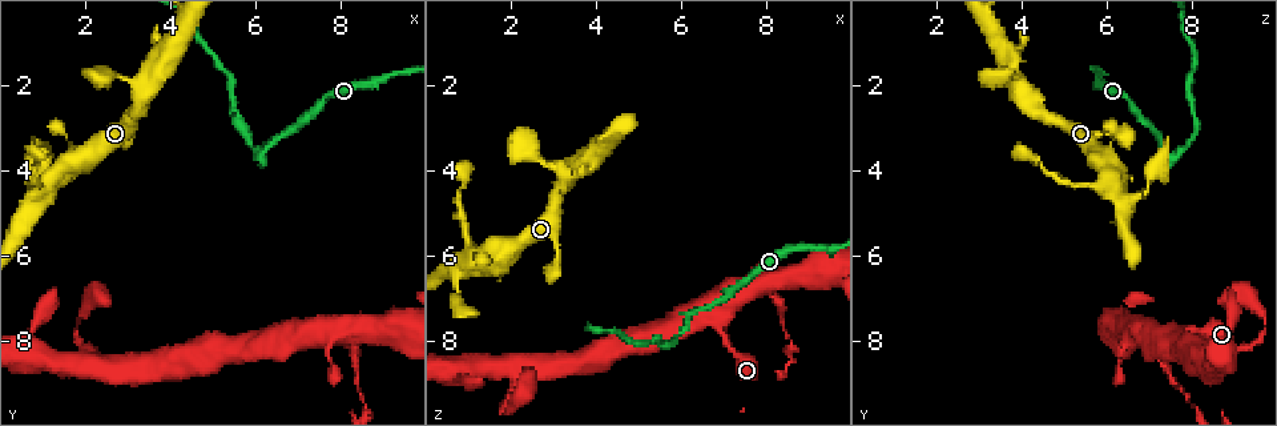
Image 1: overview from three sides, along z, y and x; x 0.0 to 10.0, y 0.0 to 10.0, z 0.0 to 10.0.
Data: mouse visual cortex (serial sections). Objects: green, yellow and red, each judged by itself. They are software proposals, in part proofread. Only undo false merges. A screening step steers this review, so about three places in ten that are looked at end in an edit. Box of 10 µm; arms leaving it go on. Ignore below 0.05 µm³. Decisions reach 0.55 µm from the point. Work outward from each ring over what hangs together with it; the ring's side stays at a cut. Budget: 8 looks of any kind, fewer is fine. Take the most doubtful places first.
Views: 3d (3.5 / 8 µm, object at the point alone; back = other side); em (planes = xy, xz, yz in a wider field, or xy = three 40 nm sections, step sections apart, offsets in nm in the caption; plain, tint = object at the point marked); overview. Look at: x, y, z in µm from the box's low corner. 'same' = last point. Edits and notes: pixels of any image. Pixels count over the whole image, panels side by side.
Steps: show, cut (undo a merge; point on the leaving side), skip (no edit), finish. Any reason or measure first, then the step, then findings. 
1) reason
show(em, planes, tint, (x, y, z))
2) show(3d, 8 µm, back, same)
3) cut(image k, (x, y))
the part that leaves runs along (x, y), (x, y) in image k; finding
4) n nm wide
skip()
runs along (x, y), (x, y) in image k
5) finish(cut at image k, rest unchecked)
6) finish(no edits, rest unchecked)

small branch off a trunk
show(3d, 3.5 µm, (8.05, 8.05, 6.80))

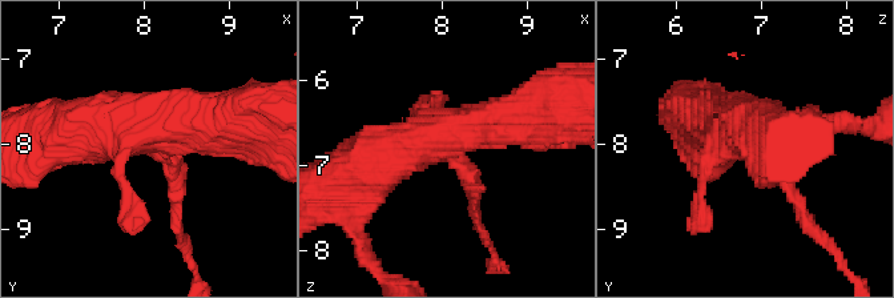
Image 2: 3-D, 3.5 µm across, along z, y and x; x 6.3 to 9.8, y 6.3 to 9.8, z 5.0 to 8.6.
show(em, xy, step 5, tint, (8.05, 8.05, 6.90))

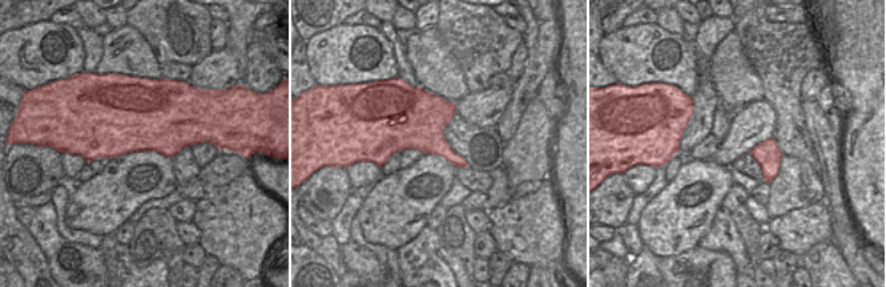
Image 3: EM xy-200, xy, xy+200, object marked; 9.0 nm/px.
another direction
show(em, xy, step 1, tint, same)

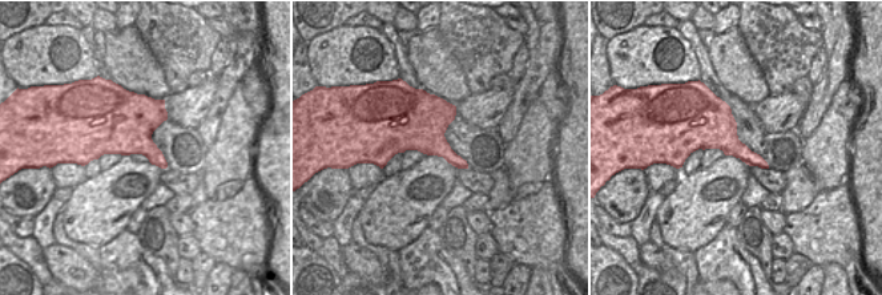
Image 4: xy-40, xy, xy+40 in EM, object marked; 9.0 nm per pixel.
cut(image 2, (172, 186))
a second cell is stuck on

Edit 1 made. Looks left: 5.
sharp bend
show(3d, 3.5 µm, (6.20, 3.65, 7.45))

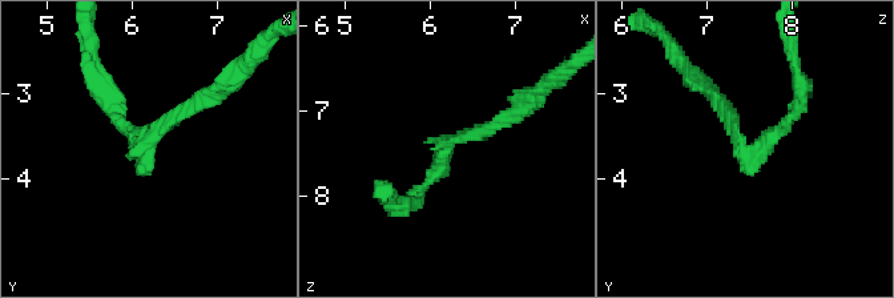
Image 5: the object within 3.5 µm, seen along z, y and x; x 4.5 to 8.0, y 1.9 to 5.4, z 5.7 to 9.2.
arms of 150, 200 nm; now the EM
show(em, xy, step 5, tint, (6.15, 3.65, 7.50))

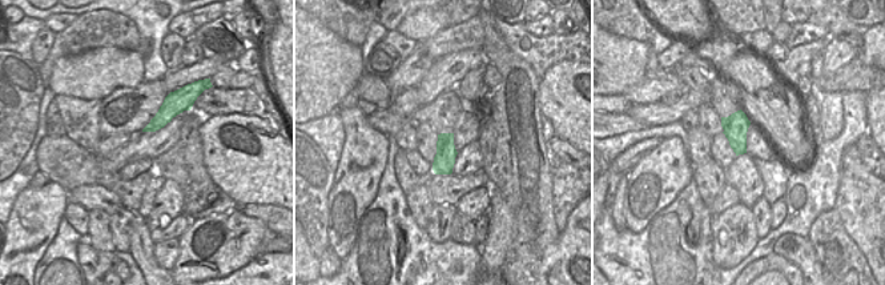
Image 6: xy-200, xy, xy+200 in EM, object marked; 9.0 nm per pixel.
cut(image 5, (119, 121))
two cells meet here

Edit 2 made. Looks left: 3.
sharp bend
show(3d, 8 µm, (1.80, 3.80, 5.95))

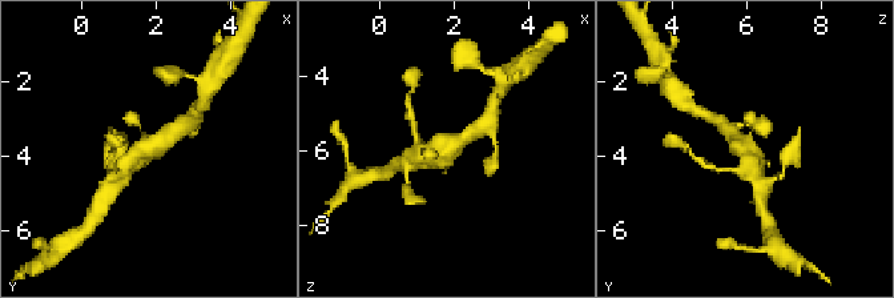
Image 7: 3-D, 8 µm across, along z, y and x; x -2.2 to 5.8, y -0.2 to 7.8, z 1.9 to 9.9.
show(em, xy, step 1, tint, same)

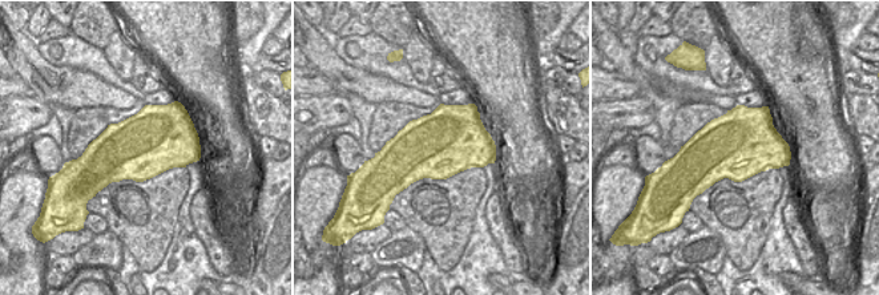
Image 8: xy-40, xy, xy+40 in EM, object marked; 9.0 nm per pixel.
skip()
runs along (177, 129), (137, 150), (120, 172) in image 7; one cell here

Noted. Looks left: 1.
finish(cut at image 2, cut at image 5, rest unchecked)

